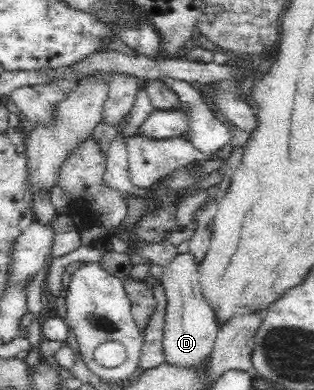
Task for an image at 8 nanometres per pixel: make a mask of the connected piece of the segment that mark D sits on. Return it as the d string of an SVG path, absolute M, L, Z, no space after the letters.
M189 252L171 258L163 267L164 292L167 298L166 315L162 330L162 343L165 360L175 366L192 366L199 368L203 360L211 354L218 333L215 325L215 313L199 290L199 276L195 257Z

